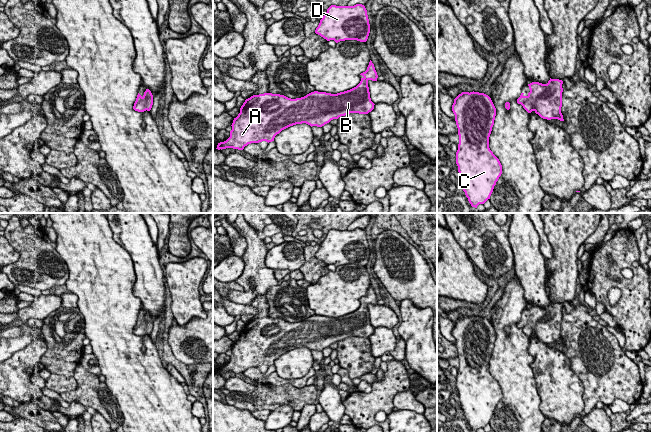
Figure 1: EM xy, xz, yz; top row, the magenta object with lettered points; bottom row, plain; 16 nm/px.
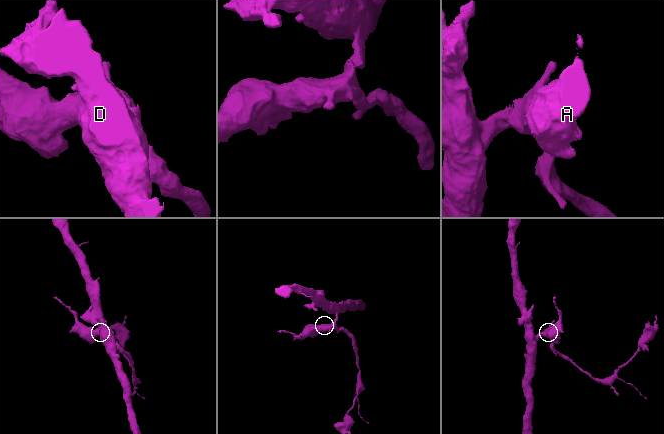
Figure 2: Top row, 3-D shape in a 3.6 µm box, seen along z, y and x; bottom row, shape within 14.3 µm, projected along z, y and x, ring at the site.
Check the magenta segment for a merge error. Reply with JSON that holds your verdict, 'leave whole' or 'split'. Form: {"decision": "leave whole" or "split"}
{"decision": "leave whole"}

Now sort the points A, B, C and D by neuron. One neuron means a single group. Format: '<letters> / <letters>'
A B C D

